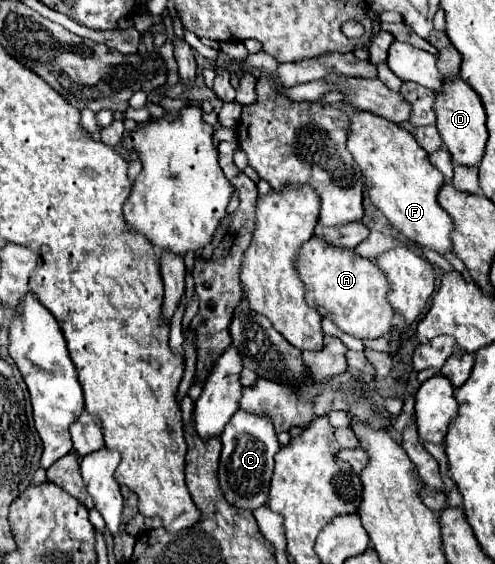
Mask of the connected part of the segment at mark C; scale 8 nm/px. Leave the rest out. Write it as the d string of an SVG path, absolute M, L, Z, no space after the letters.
M237 410L227 422L221 434L221 464L219 464L219 484L229 504L237 508L255 510L267 502L269 482L273 474L273 456L279 450L279 440L273 430L273 422L267 414L255 414L247 410Z

